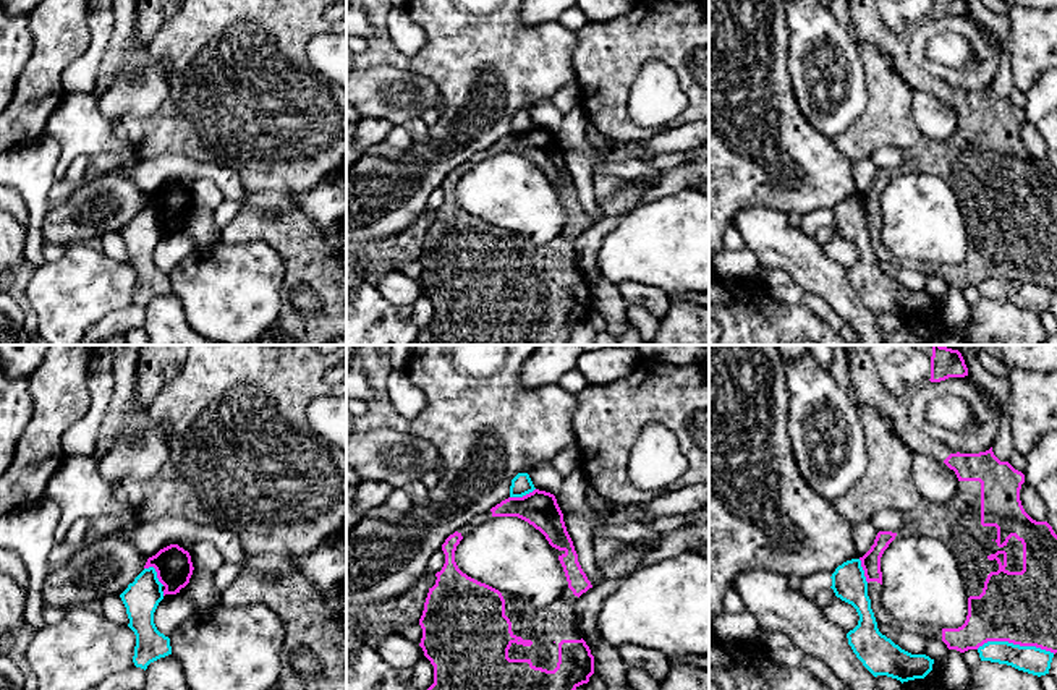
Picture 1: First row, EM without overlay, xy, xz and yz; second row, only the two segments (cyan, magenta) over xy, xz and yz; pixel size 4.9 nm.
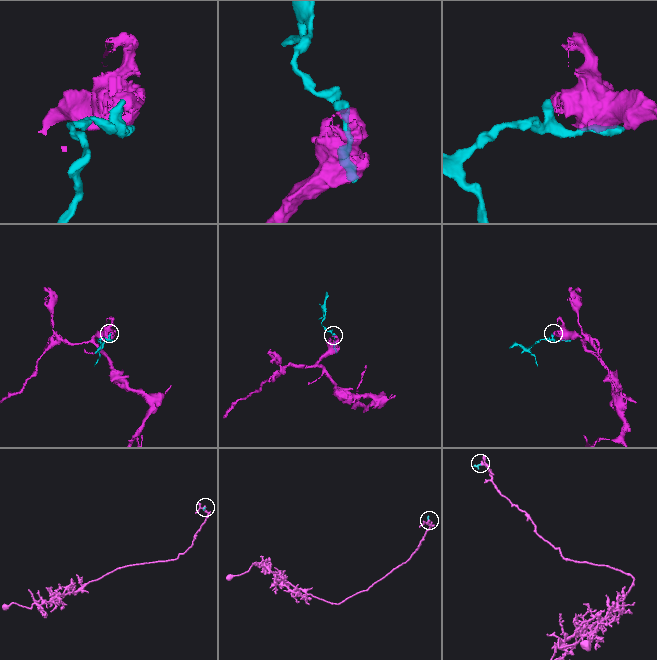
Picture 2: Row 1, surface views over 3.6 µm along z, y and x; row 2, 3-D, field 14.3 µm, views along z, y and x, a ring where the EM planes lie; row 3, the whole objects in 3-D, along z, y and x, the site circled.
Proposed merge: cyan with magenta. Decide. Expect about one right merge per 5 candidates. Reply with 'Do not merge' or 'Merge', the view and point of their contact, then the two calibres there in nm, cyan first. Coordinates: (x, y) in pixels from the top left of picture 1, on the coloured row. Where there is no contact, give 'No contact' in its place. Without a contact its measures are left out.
Do not merge. Touches cyan at yz (1015, 645). Thickness 140 nm (cyan) against 360 nm

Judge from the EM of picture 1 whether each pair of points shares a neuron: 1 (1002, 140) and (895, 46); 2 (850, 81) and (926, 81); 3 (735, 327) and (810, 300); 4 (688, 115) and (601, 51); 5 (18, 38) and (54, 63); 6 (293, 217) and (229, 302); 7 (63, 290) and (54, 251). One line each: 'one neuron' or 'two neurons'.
1: one neuron
2: two neurons
3: two neurons
4: one neuron
5: two neurons
6: two neurons
7: two neurons

